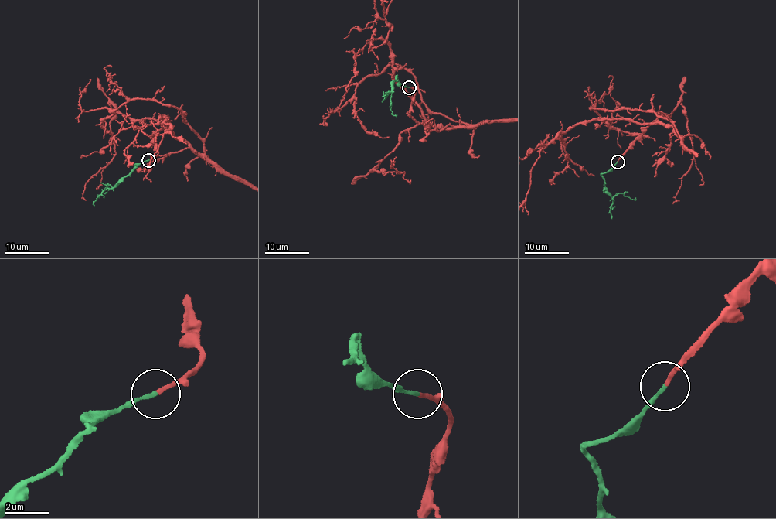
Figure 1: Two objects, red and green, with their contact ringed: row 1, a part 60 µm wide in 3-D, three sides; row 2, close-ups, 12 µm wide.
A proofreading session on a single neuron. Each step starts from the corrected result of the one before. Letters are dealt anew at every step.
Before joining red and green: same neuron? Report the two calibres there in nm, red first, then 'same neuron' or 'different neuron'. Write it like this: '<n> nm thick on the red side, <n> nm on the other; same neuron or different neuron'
150 nm thick on the red side, 150 nm on the other; same neuron

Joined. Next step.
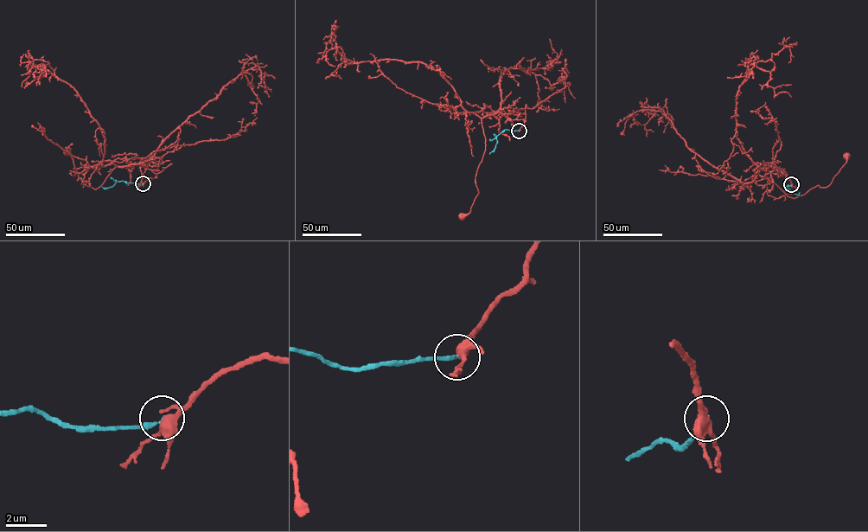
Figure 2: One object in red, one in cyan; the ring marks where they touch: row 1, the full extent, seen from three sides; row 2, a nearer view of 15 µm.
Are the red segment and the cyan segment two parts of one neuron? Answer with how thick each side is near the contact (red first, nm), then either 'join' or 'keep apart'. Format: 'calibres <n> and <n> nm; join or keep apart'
calibres 360 and 160 nm; keep apart

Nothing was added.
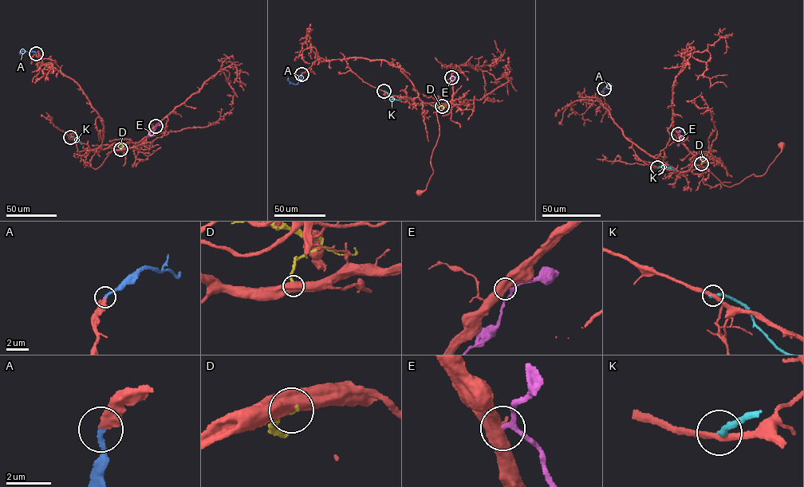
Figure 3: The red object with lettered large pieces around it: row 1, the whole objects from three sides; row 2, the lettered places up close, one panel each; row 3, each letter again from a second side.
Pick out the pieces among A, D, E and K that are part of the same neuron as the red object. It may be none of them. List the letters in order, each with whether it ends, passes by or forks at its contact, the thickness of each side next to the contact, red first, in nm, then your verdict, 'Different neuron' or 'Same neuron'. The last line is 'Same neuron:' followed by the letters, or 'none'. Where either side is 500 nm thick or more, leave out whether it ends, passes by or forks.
A: It ends there. Thickness 320 nm (red) against 200 nm. Same neuron
D: Thickness 600 nm (red) against 280 nm. Different neuron
E: Thickness 550 nm (red) against 170 nm. Different neuron
K: It ends there. Thickness 300 nm (red) against 260 nm. Different neuron
Same neuron: A

